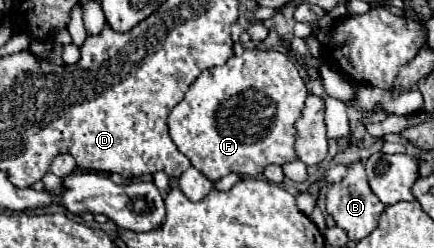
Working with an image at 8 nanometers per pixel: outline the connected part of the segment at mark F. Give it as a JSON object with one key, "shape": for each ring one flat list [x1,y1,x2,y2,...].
{"shape":[[245,50,243,56,231,56,223,66,215,66,211,70,205,70,193,84,191,88,187,90,185,98,171,110,169,114,169,132,171,132,171,138,173,142,177,144,177,148,191,160,193,166,197,166,207,178,211,178,213,182,217,182,219,178,227,176,229,172,237,172,241,176,249,176,249,178,255,178,259,176,267,164,285,164,285,162,291,162,291,160,297,160,297,154,293,150,295,146,295,120,301,116,301,110,303,110,303,102,307,98,307,88,305,88,305,82,295,66,295,62,281,54,281,52,275,52,275,50]]}

